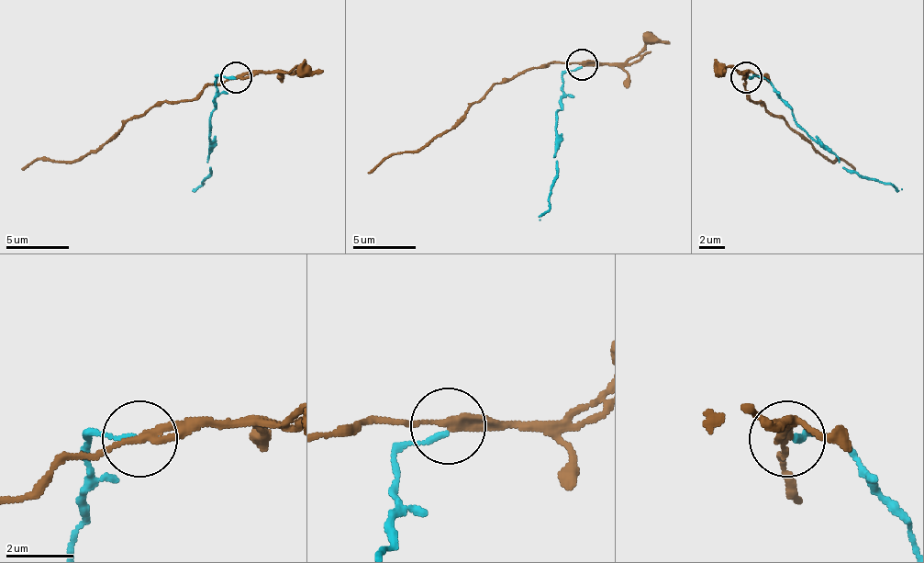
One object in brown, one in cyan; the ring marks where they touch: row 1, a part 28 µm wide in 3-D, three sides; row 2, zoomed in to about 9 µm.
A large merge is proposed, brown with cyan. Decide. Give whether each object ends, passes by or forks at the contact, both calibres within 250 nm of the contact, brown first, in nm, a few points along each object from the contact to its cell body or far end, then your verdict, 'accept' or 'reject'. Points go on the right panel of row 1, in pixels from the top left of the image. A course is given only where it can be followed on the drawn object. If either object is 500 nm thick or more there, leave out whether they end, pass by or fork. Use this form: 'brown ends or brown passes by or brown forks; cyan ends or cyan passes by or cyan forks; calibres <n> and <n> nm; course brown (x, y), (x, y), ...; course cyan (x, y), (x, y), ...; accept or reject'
brown passes by; cyan ends; calibres 240 and 160 nm; course brown (747, 78), (744, 84), (751, 100), (760, 100), (813, 147), (853, 169); course cyan (747, 78), (762, 78), (788, 106), (794, 119), (841, 166), (888, 182), (897, 191); reject

